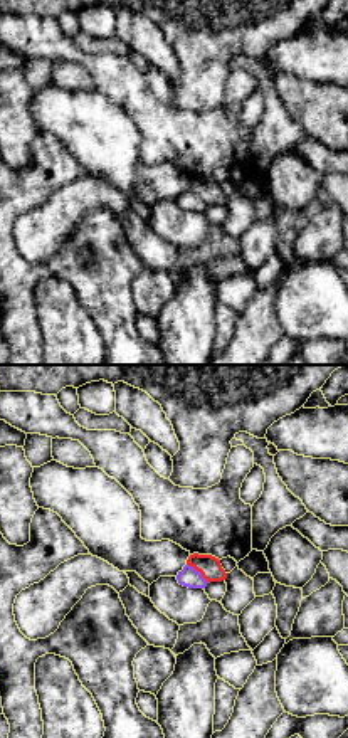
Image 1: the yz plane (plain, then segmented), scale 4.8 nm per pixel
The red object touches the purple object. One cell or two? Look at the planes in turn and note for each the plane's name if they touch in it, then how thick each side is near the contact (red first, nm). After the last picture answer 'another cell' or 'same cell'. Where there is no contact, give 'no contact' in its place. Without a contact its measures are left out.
meets red in yz; 110 nm thick on the red side, 100 nm on the other

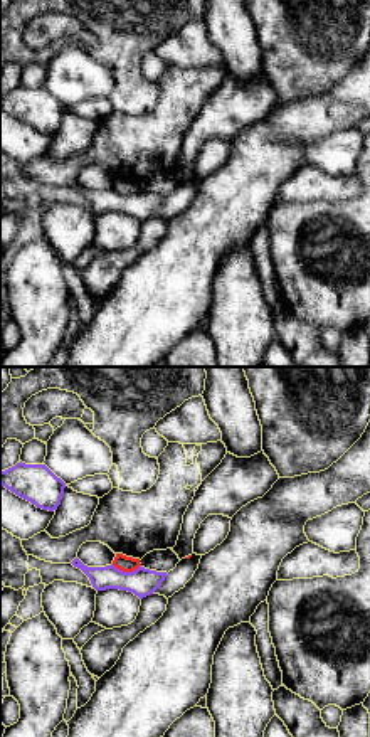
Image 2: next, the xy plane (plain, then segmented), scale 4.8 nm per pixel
meets red in xy; 80 nm thick on the red side, 140 nm on the other

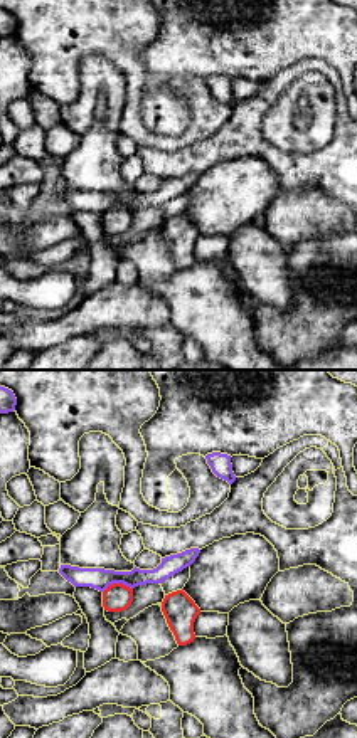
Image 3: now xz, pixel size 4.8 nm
meets red in xz; 140 nm thick on the red side, 110 nm on the other

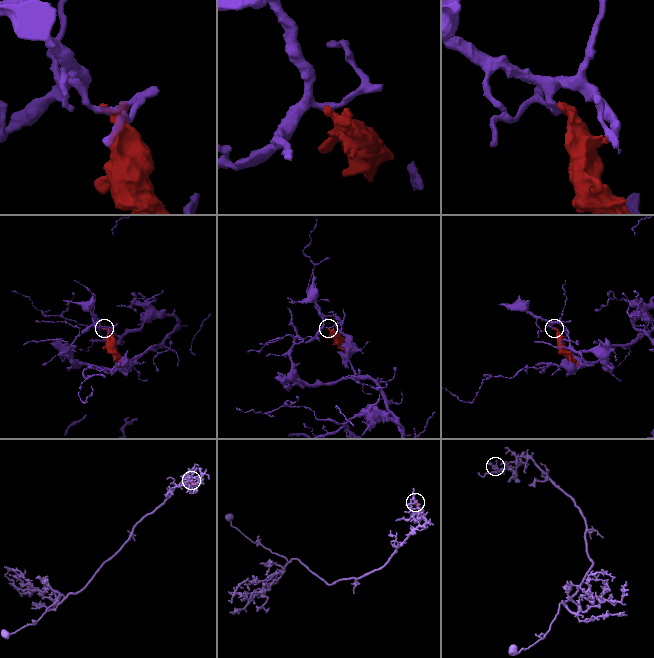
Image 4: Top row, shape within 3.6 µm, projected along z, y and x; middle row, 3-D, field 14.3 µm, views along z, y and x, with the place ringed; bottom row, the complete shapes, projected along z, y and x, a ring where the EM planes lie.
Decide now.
another cell

